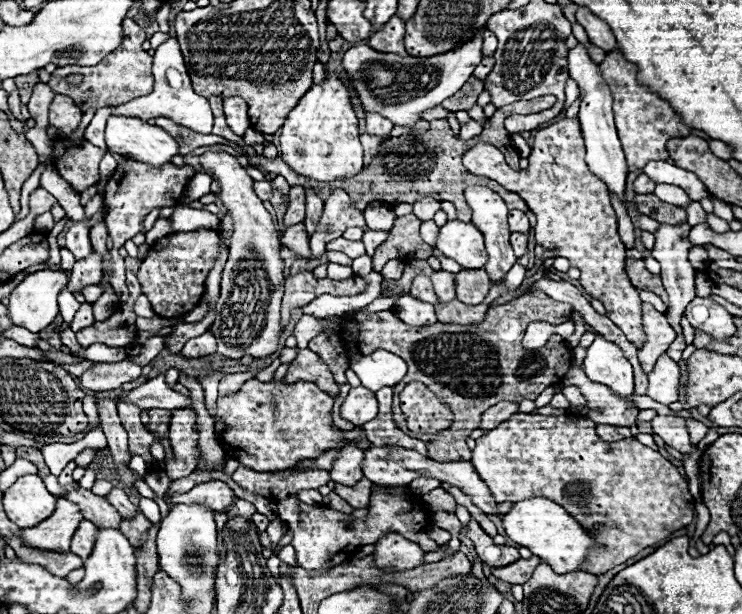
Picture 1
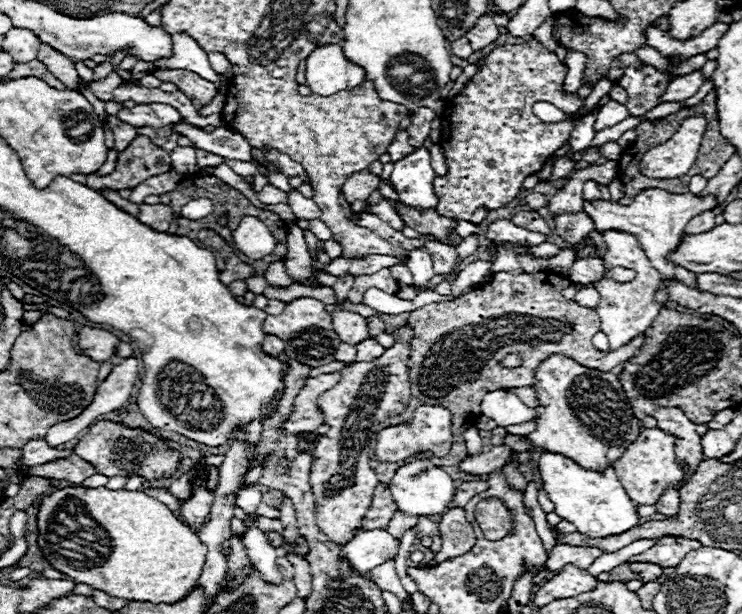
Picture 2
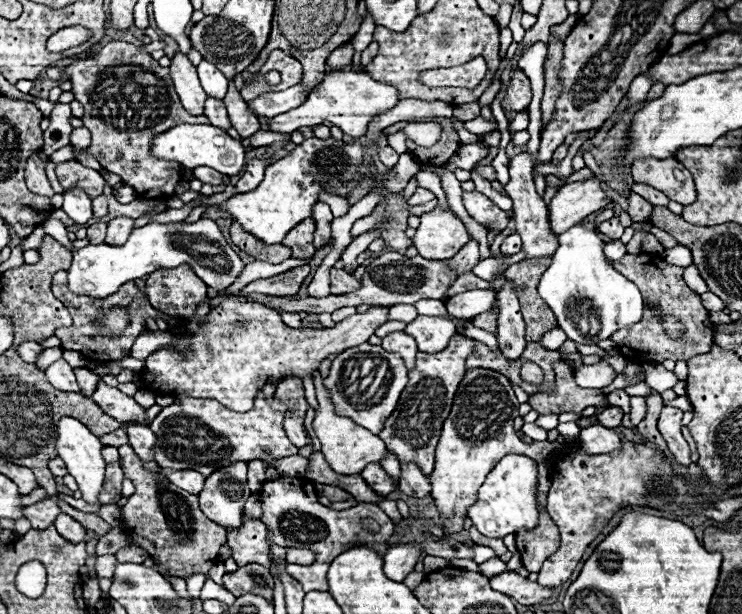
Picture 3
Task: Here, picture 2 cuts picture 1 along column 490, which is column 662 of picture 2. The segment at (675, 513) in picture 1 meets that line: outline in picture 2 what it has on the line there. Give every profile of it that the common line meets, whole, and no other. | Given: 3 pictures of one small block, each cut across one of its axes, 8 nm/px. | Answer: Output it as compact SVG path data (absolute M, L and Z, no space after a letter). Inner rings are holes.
M644 428L640 436L624 450L618 464L614 464L628 496L636 504L656 504L656 500L662 496L662 492L668 486L674 486L676 490L682 488L684 468L676 462L674 446L676 446L676 436L670 436L660 428Z

